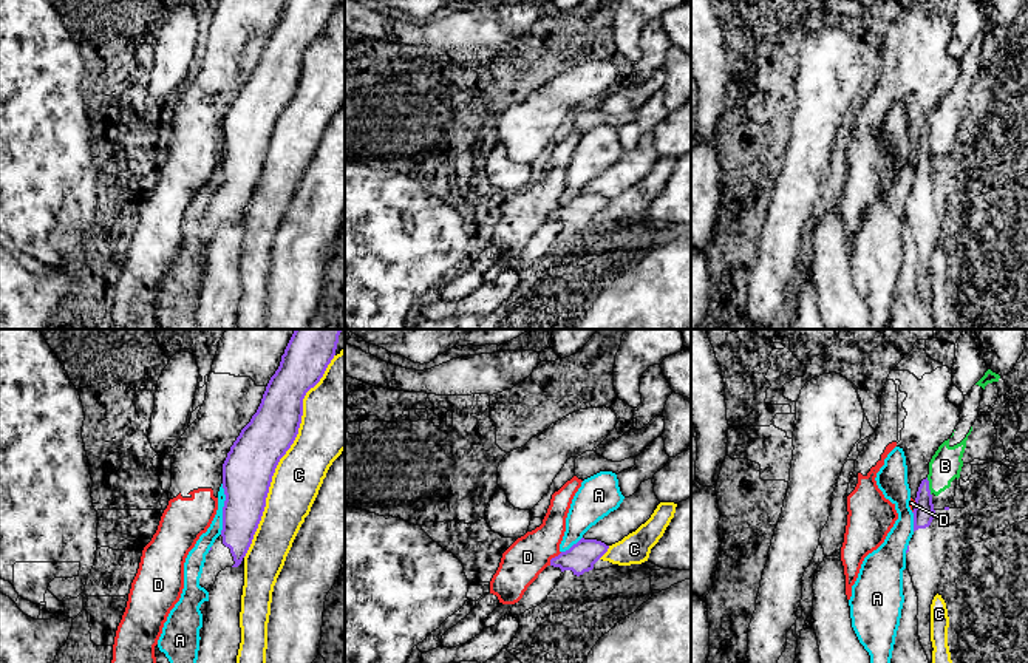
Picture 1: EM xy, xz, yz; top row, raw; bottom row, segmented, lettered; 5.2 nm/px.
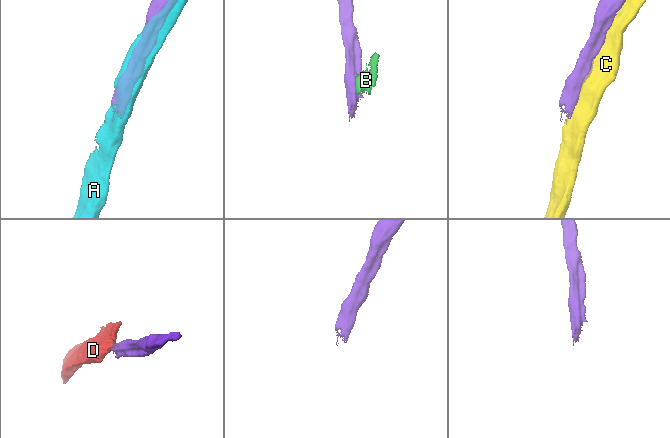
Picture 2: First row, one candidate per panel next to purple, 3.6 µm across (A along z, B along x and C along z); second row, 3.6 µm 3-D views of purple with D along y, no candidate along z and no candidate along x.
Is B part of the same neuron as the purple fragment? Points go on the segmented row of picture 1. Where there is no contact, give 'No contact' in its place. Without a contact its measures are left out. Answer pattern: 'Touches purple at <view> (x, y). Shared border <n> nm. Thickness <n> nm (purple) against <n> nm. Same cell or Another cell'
Touches purple at yz (928, 487). Shared border 100 nm. Thickness 110 nm (purple) against 160 nm. Another cell

